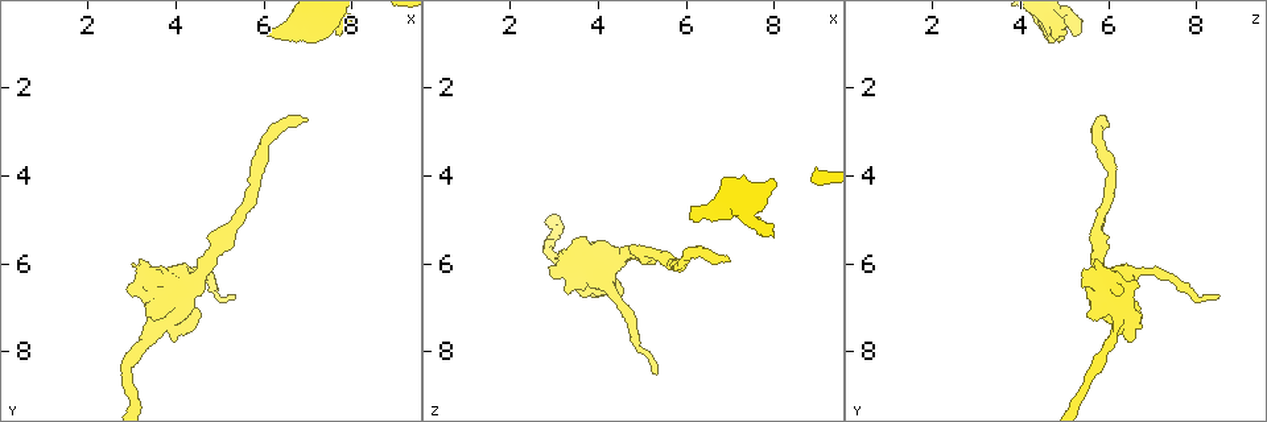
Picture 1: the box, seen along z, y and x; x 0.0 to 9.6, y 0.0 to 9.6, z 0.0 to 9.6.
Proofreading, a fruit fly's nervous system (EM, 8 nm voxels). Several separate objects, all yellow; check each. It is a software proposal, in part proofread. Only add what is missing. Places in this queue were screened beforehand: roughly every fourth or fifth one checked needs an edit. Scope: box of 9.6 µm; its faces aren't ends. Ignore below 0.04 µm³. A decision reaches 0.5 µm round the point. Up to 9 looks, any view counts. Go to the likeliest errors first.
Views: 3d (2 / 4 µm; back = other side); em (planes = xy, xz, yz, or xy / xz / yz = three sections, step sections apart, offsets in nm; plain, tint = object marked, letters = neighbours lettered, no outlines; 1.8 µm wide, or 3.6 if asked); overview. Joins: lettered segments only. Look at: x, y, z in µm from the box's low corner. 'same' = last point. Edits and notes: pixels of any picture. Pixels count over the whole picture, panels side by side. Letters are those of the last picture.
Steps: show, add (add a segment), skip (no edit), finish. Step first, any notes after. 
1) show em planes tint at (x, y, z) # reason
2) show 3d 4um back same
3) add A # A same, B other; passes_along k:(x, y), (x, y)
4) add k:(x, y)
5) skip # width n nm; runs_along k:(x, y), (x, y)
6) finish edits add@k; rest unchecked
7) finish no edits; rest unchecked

show em planes letters at (7.75, 0.75, 5.40) # free end

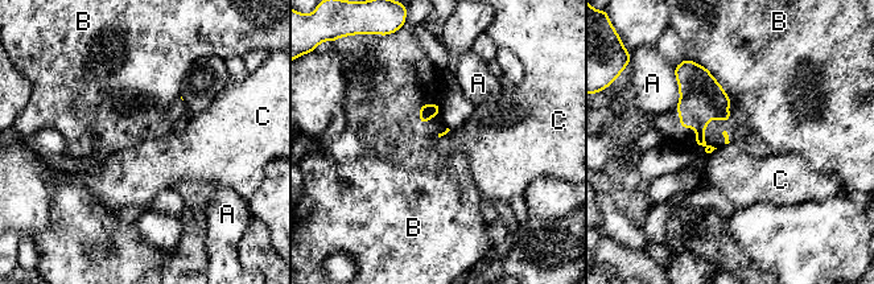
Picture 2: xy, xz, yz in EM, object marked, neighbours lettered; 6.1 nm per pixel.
skip # longest_contact B 260 nm; A other, B other, C other; border 2:(717, 148), (710, 153); no lettered segment goes on from it

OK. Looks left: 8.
show em xz step 16 tint at (6.05, 0.80, 4.95) # thick end

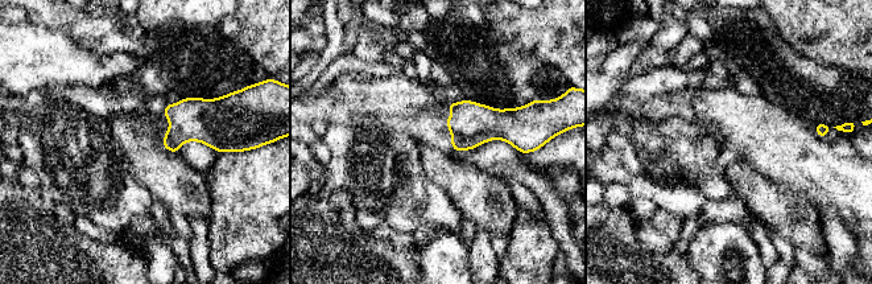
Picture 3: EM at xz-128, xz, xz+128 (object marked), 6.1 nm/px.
show em xz step 16 letters same # what lies round it

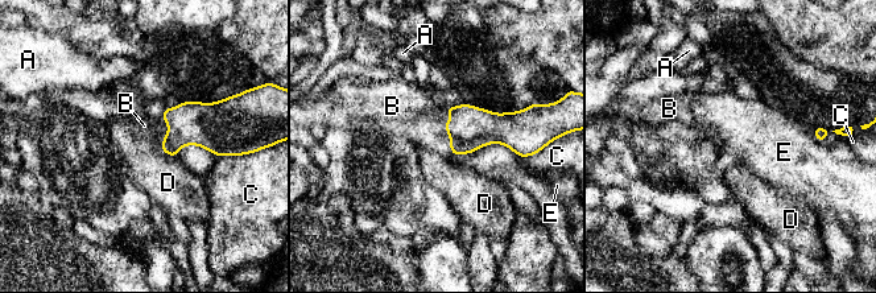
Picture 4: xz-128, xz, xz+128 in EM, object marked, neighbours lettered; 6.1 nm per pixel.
add B # A other, B same, C other, D other, E other; passes_along 4:(471, 127), (447, 132), (412, 114); it goes on there

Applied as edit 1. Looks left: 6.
show overview

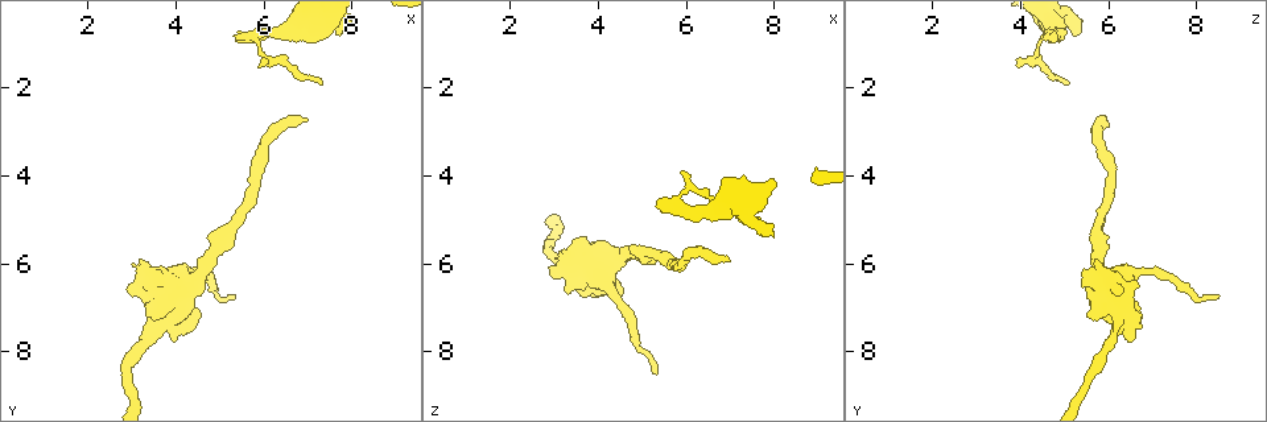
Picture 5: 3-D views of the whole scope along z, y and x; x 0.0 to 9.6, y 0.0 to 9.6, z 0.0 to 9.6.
show em xz step 16 letters at (5.30, 6.75, 8.55) # an open end

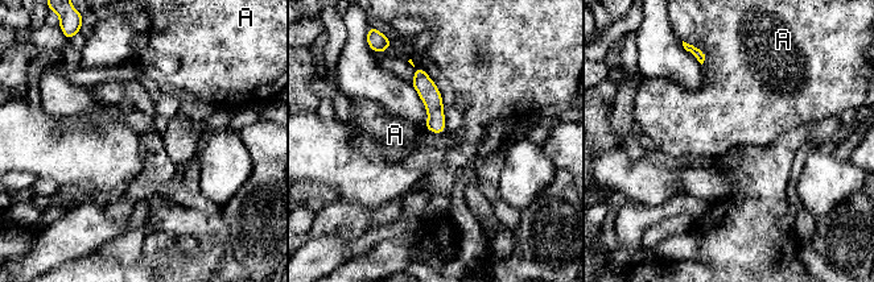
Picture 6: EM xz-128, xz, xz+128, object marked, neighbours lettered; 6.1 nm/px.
skip # width 120 nm; A other; border 6:(705, 54), (701, 65); none of them fits

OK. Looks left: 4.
show em 3.6um xz step 8 tint at (3.15, 5.95, 5.70) # free end

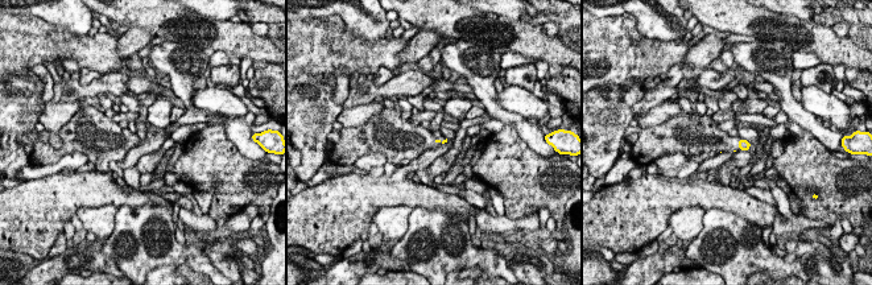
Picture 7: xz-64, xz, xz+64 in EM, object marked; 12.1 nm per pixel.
show em 3.6um planes tint same

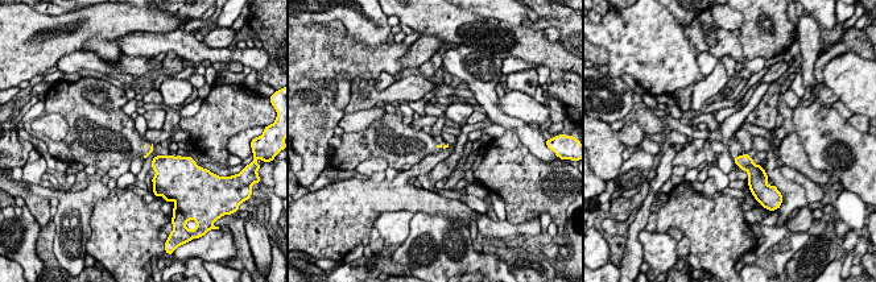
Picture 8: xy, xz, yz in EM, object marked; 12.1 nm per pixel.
show em 3.6um planes letters same # what lies round it

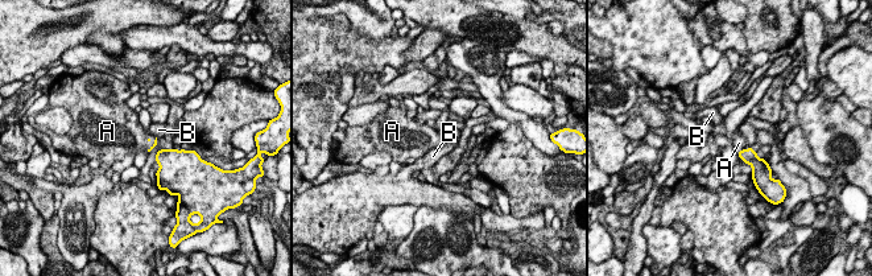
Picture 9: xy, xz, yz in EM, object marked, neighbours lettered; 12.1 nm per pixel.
add A # A same, B other; passes_along 9:(748, 156), (744, 149), (739, 143); it goes on there

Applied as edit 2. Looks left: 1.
finish edits add@4, add@9; rest unchecked

